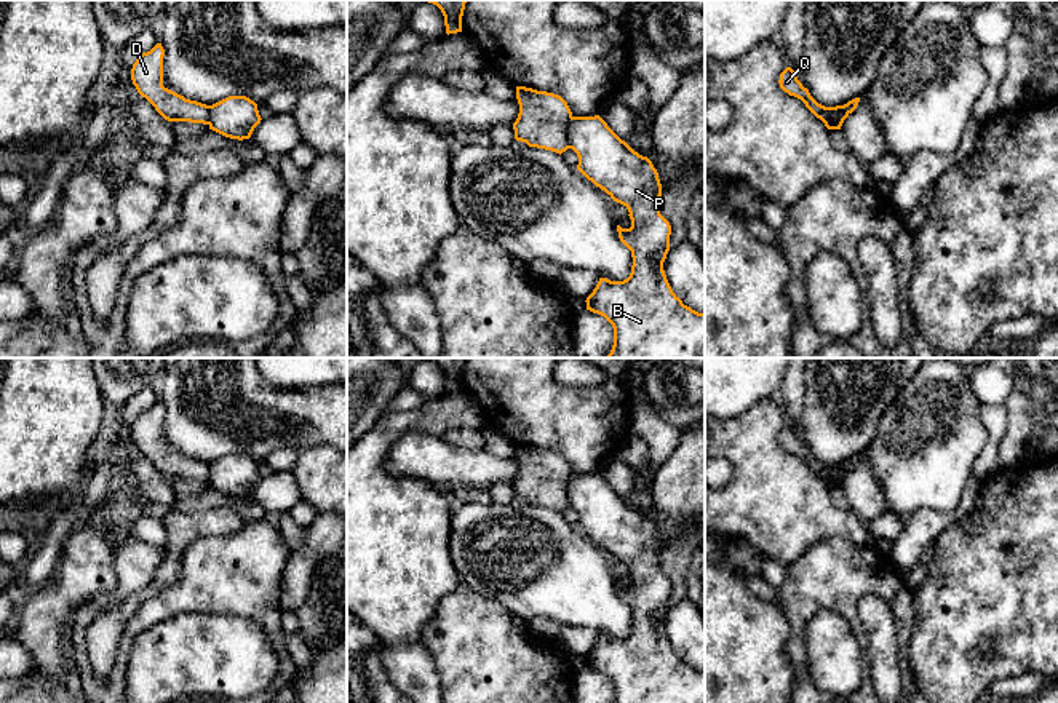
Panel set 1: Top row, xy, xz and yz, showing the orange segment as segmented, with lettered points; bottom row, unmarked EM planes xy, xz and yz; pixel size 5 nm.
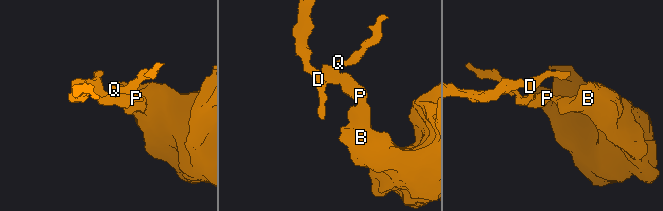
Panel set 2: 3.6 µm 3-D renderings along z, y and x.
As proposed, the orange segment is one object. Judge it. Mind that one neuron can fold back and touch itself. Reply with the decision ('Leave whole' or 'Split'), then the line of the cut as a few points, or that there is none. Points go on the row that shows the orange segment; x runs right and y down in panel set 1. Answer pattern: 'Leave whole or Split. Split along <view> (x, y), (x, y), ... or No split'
Split. Split along xz (572, 117), (568, 125), (569, 147)

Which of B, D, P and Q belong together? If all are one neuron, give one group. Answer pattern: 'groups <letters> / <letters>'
groups B P / D Q

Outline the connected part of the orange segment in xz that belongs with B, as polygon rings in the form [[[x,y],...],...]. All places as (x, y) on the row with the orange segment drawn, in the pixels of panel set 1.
[[[572,117],[567,141],[579,157],[577,169],[628,209],[630,228],[617,225],[620,241],[631,251],[631,273],[623,281],[599,278],[587,297],[587,310],[604,316],[614,328],[607,358],[705,358],[705,313],[684,305],[673,292],[663,262],[670,251],[671,225],[660,214],[662,184],[647,157],[634,152],[599,117]]]

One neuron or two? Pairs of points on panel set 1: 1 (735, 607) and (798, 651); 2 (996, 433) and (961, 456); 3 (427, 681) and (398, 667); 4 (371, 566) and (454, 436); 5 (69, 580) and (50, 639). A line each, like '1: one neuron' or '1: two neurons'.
1: two neurons
2: two neurons
3: one neuron
4: two neurons
5: one neuron

